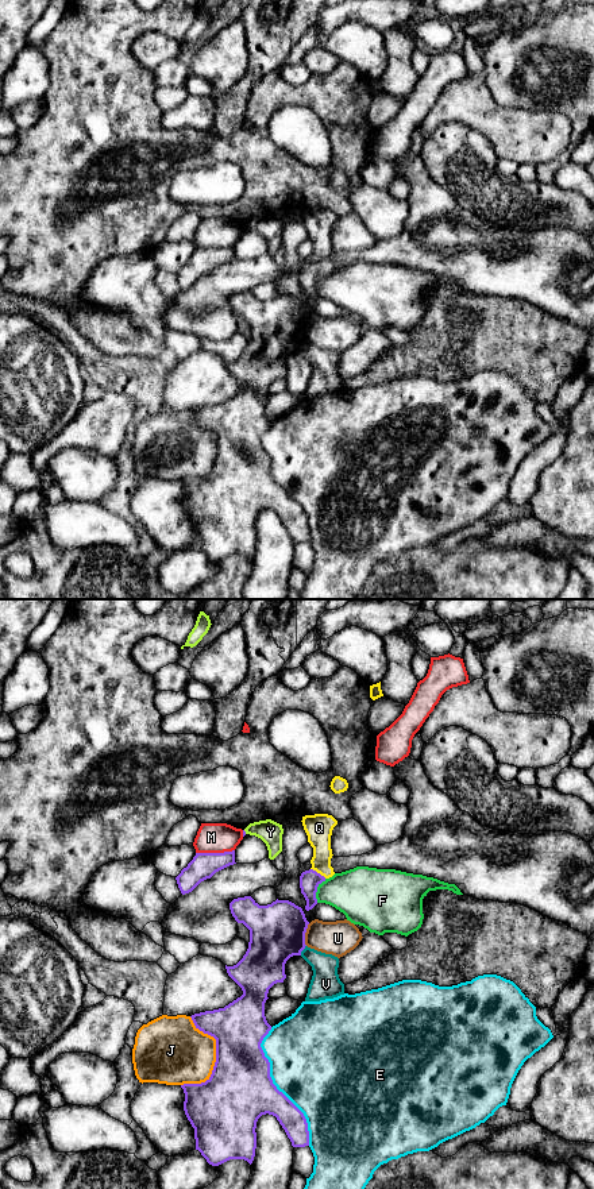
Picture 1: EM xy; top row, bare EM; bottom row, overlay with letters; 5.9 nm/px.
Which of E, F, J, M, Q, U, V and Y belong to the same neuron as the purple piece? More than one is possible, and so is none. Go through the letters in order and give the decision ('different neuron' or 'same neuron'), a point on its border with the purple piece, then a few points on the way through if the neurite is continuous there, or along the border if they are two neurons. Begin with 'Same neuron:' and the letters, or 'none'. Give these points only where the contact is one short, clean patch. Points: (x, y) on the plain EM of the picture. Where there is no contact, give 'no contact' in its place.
Same neuron: Q
E: different neuron | xy (276, 482)
F: different neuron | xy (316, 286)
J: different neuron | xy (216, 454)
M: different neuron | xy (215, 249)
Q: same neuron | xy (319, 269) | across xy (309, 275), (319, 269), (319, 227)
U: different neuron | xy (304, 329)
V: different neuron | xy (303, 344)
Y: different neuron | xy (245, 227) | along xy (243, 226), (246, 228)

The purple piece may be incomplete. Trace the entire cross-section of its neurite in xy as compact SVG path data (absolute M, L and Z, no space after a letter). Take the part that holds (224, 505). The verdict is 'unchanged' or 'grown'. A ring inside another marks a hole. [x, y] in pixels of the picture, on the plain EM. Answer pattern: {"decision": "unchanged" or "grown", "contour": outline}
{"decision": "unchanged", "contour": "M251 292L238 293L230 298L232 312L250 325L248 344L243 354L234 362L227 362L228 371L242 383L243 390L224 404L192 410L192 416L200 426L216 435L216 458L211 472L201 479L184 479L184 506L194 524L196 545L212 561L219 561L230 555L244 555L250 560L256 544L256 517L262 510L277 513L293 543L309 541L308 518L304 509L273 479L270 458L261 443L263 433L271 425L265 412L265 398L269 385L286 374L285 359L293 351L301 351L305 344L305 328L309 317L301 302L289 296L275 296L267 301L259 301Z"}

